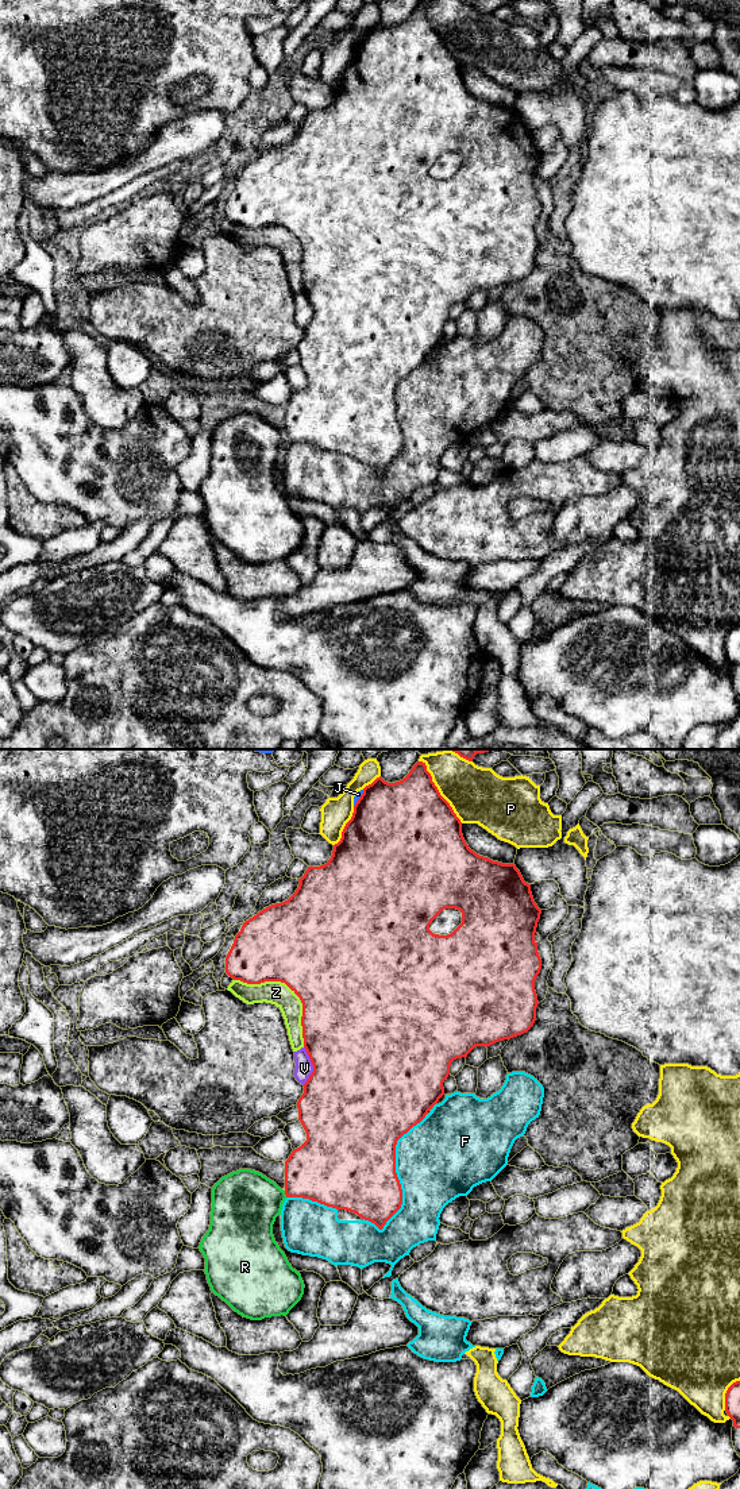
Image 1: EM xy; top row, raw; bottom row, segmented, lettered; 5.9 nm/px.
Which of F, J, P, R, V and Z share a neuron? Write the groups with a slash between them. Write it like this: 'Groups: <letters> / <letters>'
Groups: F / J / P / R / V / Z

